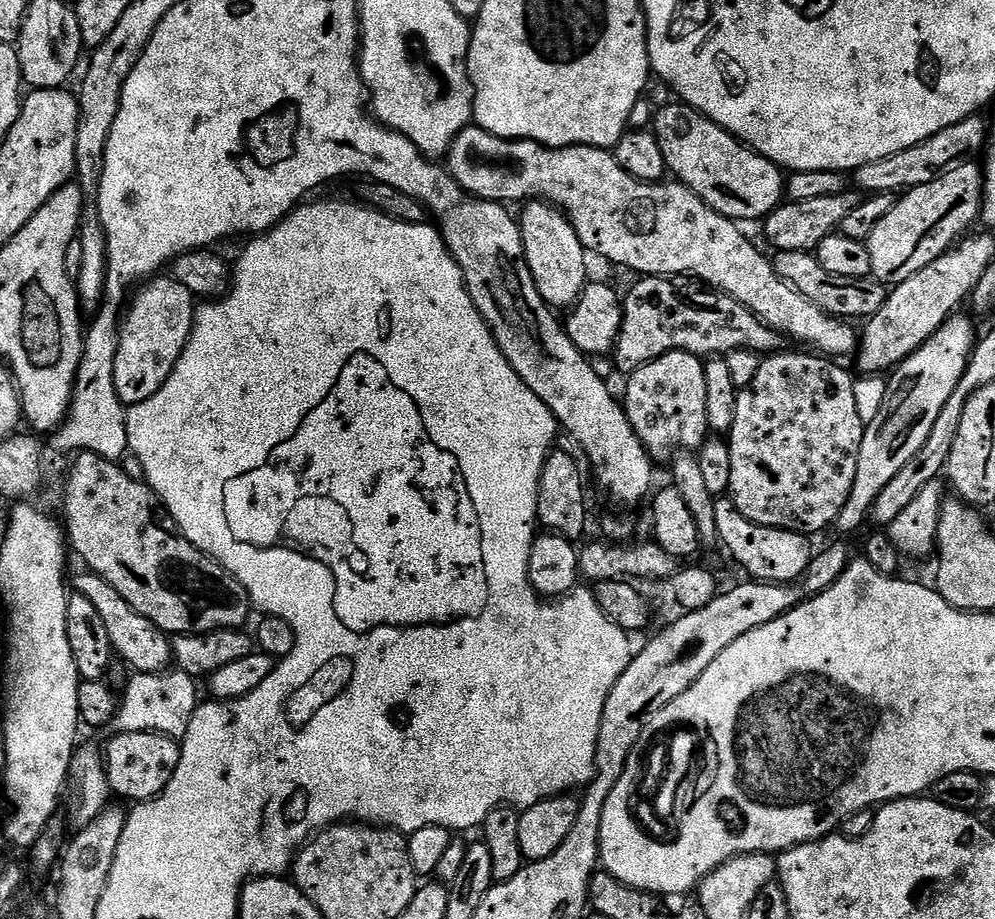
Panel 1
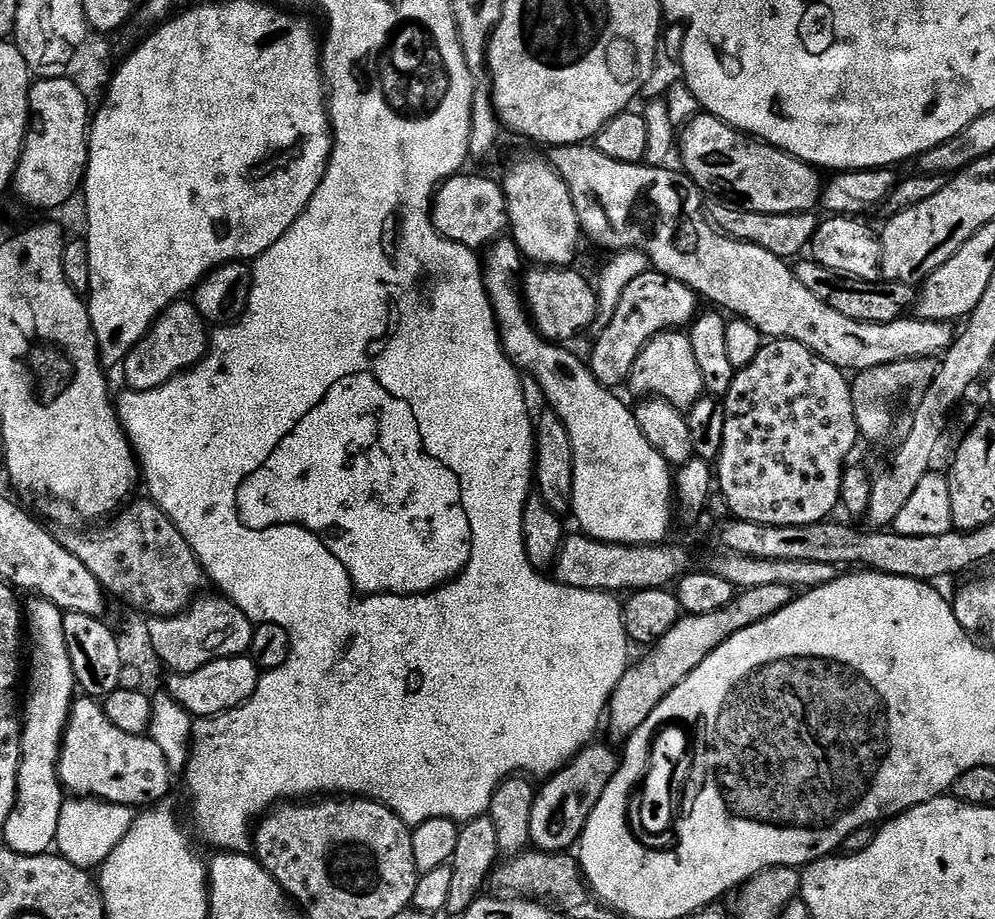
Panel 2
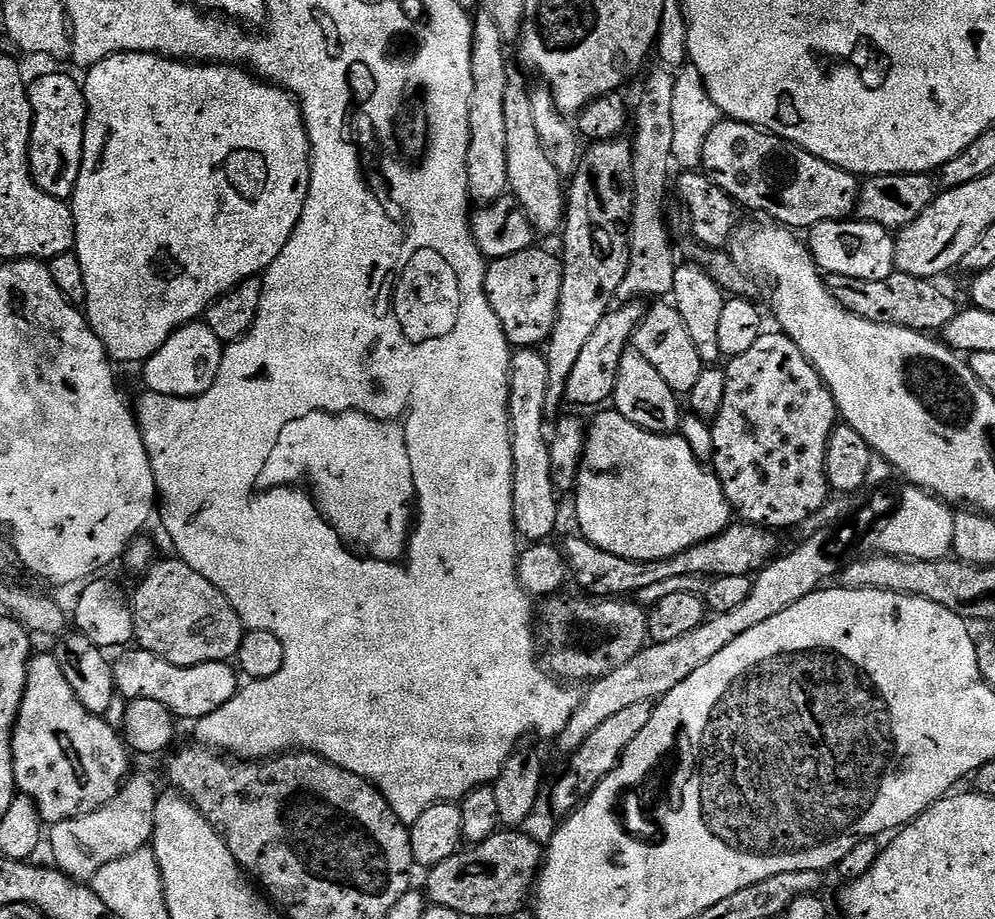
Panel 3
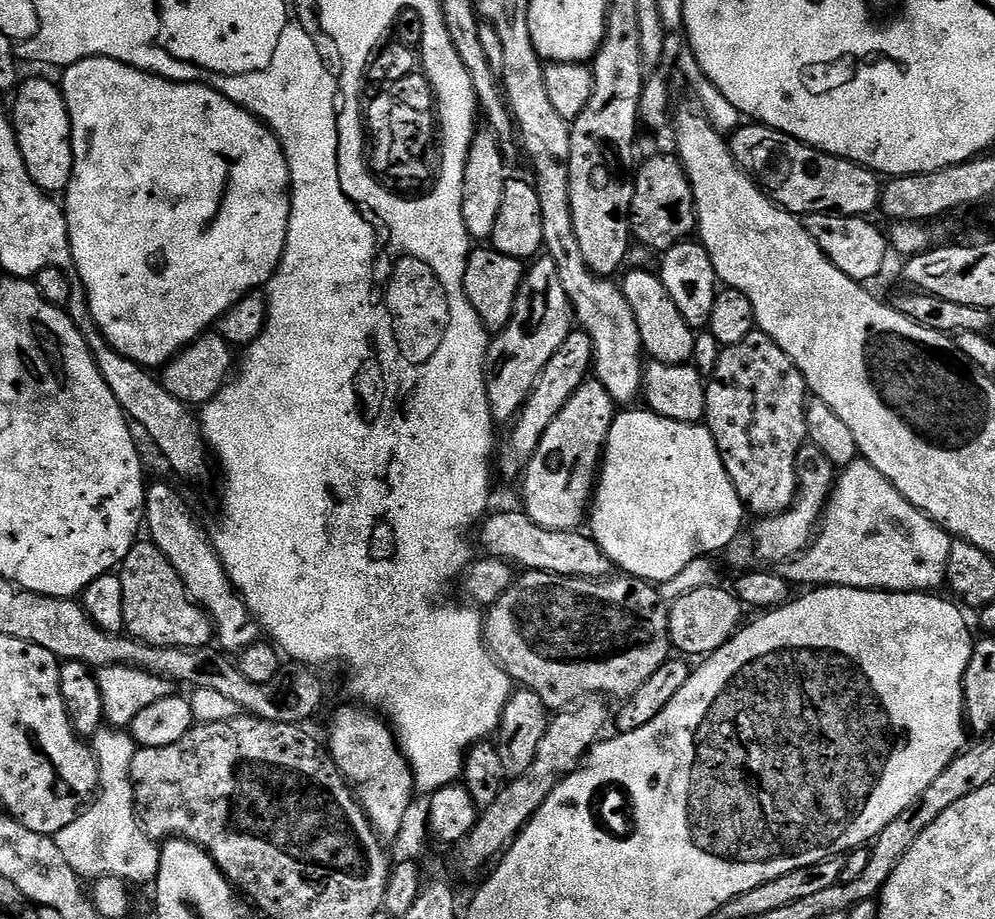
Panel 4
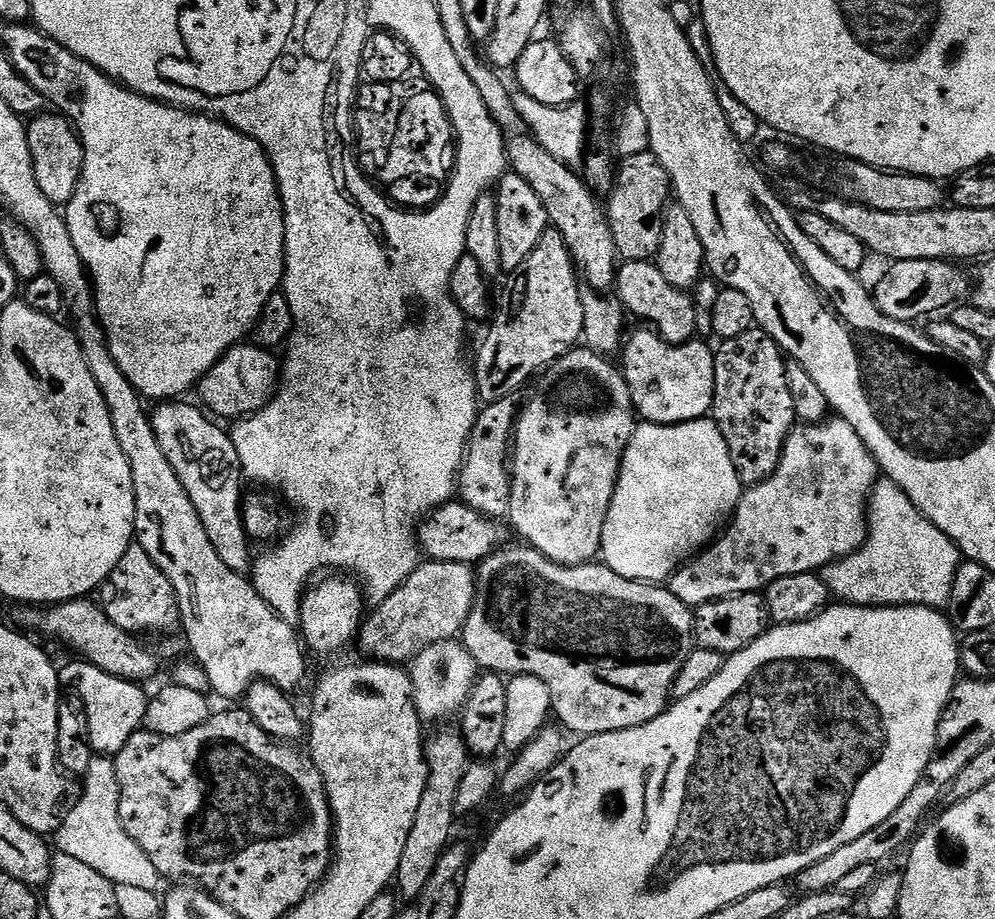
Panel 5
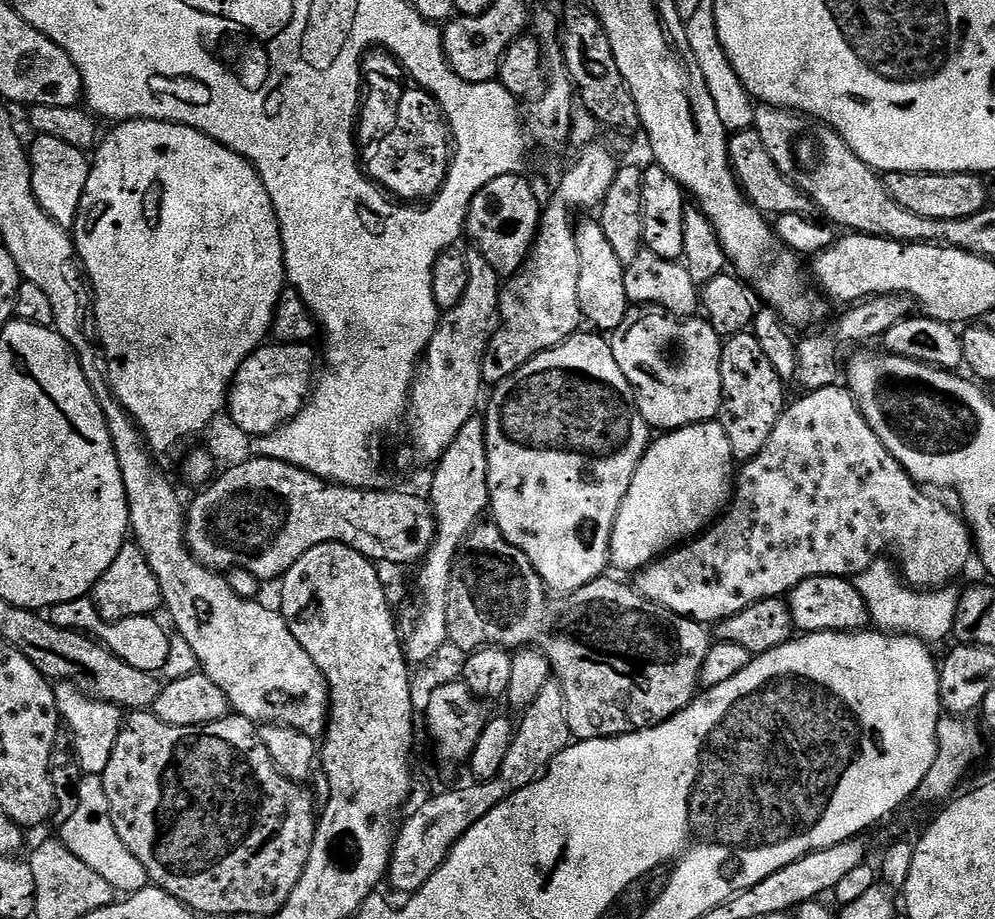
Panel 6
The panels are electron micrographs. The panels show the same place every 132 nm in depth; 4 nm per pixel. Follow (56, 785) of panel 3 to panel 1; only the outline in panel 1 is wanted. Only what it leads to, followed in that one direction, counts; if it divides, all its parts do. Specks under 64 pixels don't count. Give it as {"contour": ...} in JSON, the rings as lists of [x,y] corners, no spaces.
{"contour":[[[121,732],[115,737],[108,746],[108,752],[106,750],[108,778],[113,793],[124,800],[132,800],[131,802],[147,802],[161,796],[180,761],[181,745],[175,739],[157,732]]]}

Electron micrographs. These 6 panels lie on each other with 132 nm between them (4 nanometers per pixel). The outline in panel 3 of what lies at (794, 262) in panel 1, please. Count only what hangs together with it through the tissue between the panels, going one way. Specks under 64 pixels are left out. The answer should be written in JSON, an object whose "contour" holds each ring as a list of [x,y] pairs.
{"contour":[[[892,271],[885,280],[859,280],[828,276],[826,283],[830,294],[846,310],[886,326],[909,328],[915,332],[934,334],[954,319],[958,305],[939,288],[939,283],[923,280],[905,272]]]}

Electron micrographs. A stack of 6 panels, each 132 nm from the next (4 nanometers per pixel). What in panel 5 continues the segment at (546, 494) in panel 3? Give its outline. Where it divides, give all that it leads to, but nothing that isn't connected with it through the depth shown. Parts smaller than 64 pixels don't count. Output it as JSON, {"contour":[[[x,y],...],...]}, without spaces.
{"contour":[[[549,226],[544,231],[530,258],[511,273],[509,280],[512,281],[500,300],[496,321],[480,344],[476,364],[474,360],[476,395],[484,404],[516,396],[528,379],[531,381],[545,366],[572,351],[584,335],[582,284],[570,250],[558,229]]]}

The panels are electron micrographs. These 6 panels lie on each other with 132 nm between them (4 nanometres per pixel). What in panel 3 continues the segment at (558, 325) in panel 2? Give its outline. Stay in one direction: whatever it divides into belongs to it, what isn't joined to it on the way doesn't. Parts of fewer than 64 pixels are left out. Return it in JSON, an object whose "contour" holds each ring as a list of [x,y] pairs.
{"contour":[[[539,246],[498,258],[487,265],[484,293],[494,314],[498,314],[498,322],[502,322],[502,330],[513,349],[532,350],[547,341],[560,305],[563,273],[561,257],[551,256]]]}

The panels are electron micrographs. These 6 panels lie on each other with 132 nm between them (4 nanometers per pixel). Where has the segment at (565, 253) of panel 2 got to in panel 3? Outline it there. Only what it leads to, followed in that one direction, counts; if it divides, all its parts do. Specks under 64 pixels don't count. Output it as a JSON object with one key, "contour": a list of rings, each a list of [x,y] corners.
{"contour":[[[516,70],[508,73],[508,86],[503,102],[506,123],[507,184],[520,209],[528,215],[533,229],[540,232],[561,231],[566,211],[566,188],[555,166],[548,160],[536,132],[532,116],[530,87]]]}

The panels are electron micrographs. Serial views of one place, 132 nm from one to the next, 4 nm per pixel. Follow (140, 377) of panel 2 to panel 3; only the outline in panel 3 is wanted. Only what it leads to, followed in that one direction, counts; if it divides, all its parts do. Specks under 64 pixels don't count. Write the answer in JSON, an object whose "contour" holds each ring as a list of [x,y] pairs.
{"contour":[[[203,322],[183,324],[176,328],[158,346],[158,350],[143,361],[144,388],[149,392],[157,392],[163,396],[200,396],[210,386],[214,386],[214,378],[222,360],[225,345]]]}

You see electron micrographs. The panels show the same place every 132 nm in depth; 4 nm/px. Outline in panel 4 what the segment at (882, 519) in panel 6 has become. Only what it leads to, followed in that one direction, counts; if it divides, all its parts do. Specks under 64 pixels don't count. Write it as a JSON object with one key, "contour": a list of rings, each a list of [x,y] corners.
{"contour":[[[805,446],[796,459],[796,500],[777,516],[766,516],[755,521],[752,529],[741,531],[727,549],[726,557],[736,570],[760,570],[765,566],[780,566],[795,561],[814,539],[814,533],[828,505],[828,493],[834,483],[834,467],[822,450]]]}

